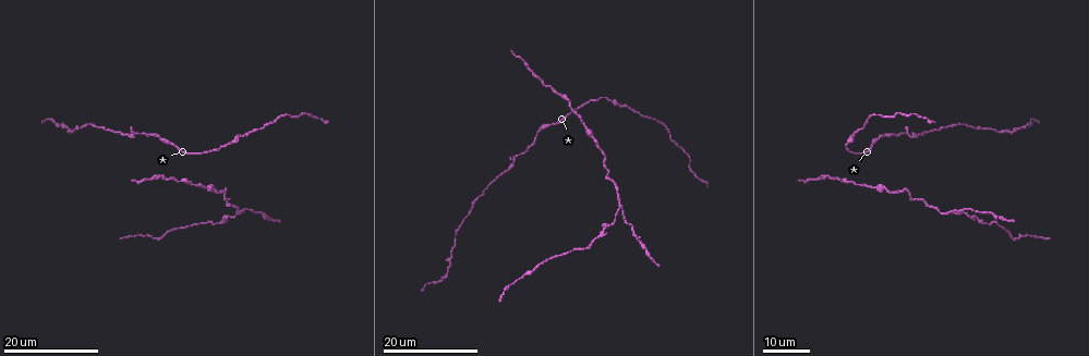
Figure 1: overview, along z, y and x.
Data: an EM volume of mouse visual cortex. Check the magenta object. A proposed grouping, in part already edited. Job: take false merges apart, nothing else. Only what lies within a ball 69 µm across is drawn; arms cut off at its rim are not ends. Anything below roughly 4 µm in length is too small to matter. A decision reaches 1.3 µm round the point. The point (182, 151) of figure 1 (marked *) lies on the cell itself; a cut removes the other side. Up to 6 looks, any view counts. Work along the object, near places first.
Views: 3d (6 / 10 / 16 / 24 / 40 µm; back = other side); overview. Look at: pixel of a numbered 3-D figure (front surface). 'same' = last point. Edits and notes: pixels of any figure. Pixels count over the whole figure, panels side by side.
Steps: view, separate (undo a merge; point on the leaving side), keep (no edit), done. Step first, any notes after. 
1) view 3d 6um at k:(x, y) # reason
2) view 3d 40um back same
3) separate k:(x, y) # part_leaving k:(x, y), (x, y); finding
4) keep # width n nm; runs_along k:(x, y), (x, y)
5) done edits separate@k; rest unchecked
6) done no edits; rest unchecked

view 3d 16um at 1:(512, 157) # thick turns thin

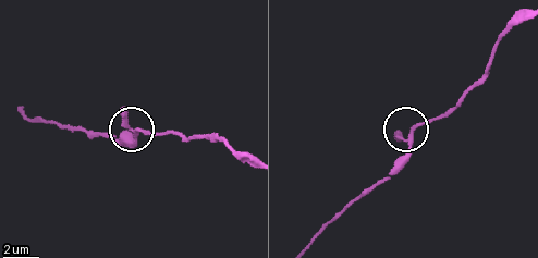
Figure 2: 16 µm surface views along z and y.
view 3d 10um at 2:(136, 134)

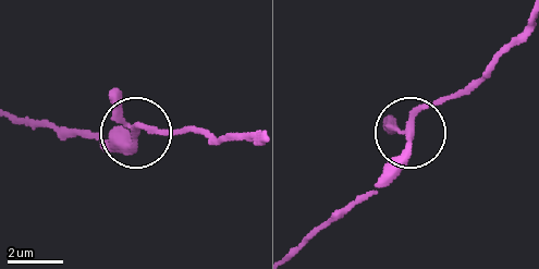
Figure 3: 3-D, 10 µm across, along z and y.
keep # runs_along 3:(253, 138), (138, 126), (126, 146), (108, 150); continuous, no second cell

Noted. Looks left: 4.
view 3d 24um at 1:(946, 128) # thin neck

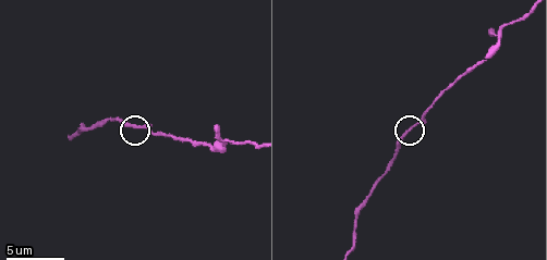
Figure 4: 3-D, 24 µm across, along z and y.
view 3d 10um at 4:(409, 128)

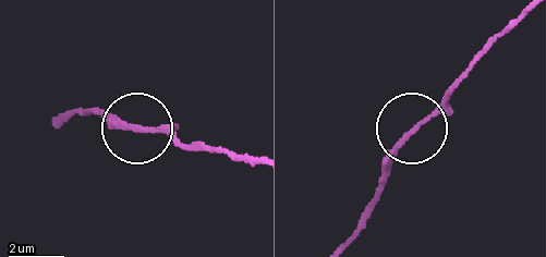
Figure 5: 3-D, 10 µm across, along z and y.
view 3d 6um at 5:(136, 131)

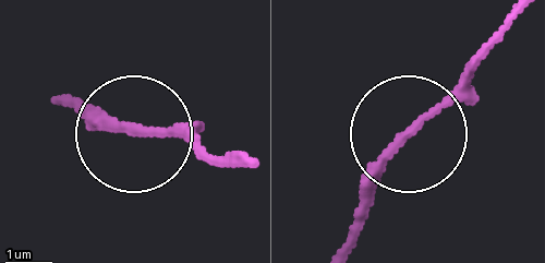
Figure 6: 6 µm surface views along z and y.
keep # runs_along 6:(240, 162), (76, 115); all the same cell

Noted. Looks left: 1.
done no edits; rest unchecked

